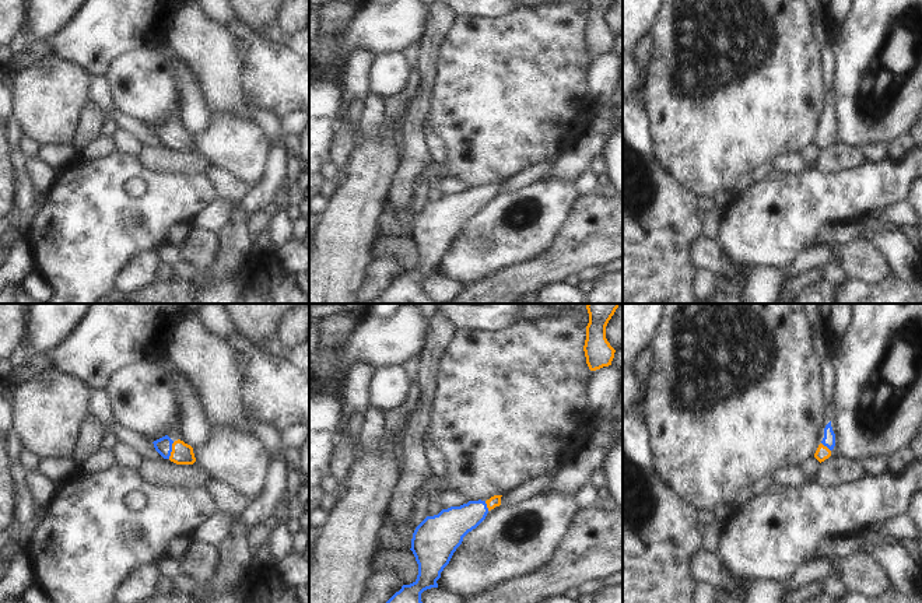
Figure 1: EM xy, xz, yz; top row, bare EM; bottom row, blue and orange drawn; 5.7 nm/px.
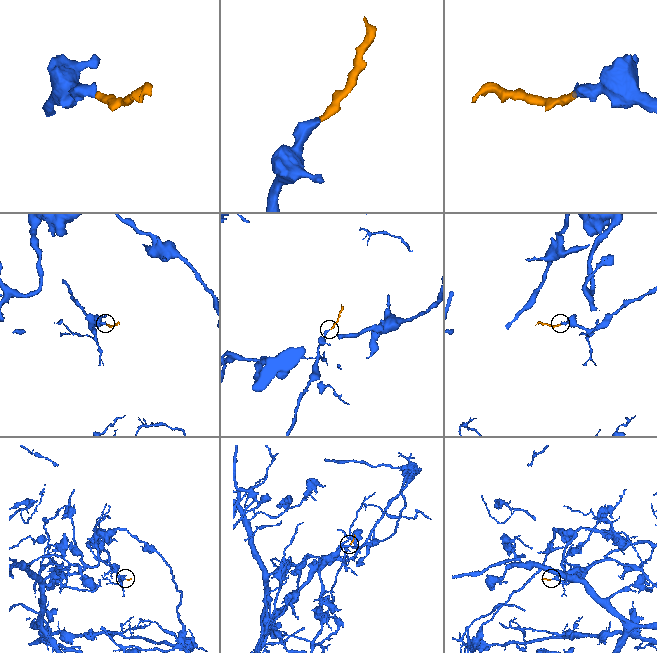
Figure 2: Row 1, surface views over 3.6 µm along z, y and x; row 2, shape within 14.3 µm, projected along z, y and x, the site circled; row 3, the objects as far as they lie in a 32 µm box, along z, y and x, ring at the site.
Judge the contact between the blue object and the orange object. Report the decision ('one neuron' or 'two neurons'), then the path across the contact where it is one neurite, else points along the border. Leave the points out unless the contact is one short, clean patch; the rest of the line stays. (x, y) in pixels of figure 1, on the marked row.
one neuron; runs through xy (164, 445), (171, 451), (182, 453)

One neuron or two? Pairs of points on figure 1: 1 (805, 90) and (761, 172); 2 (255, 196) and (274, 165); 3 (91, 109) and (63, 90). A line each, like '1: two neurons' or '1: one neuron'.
1: two neurons
2: one neuron
3: two neurons

